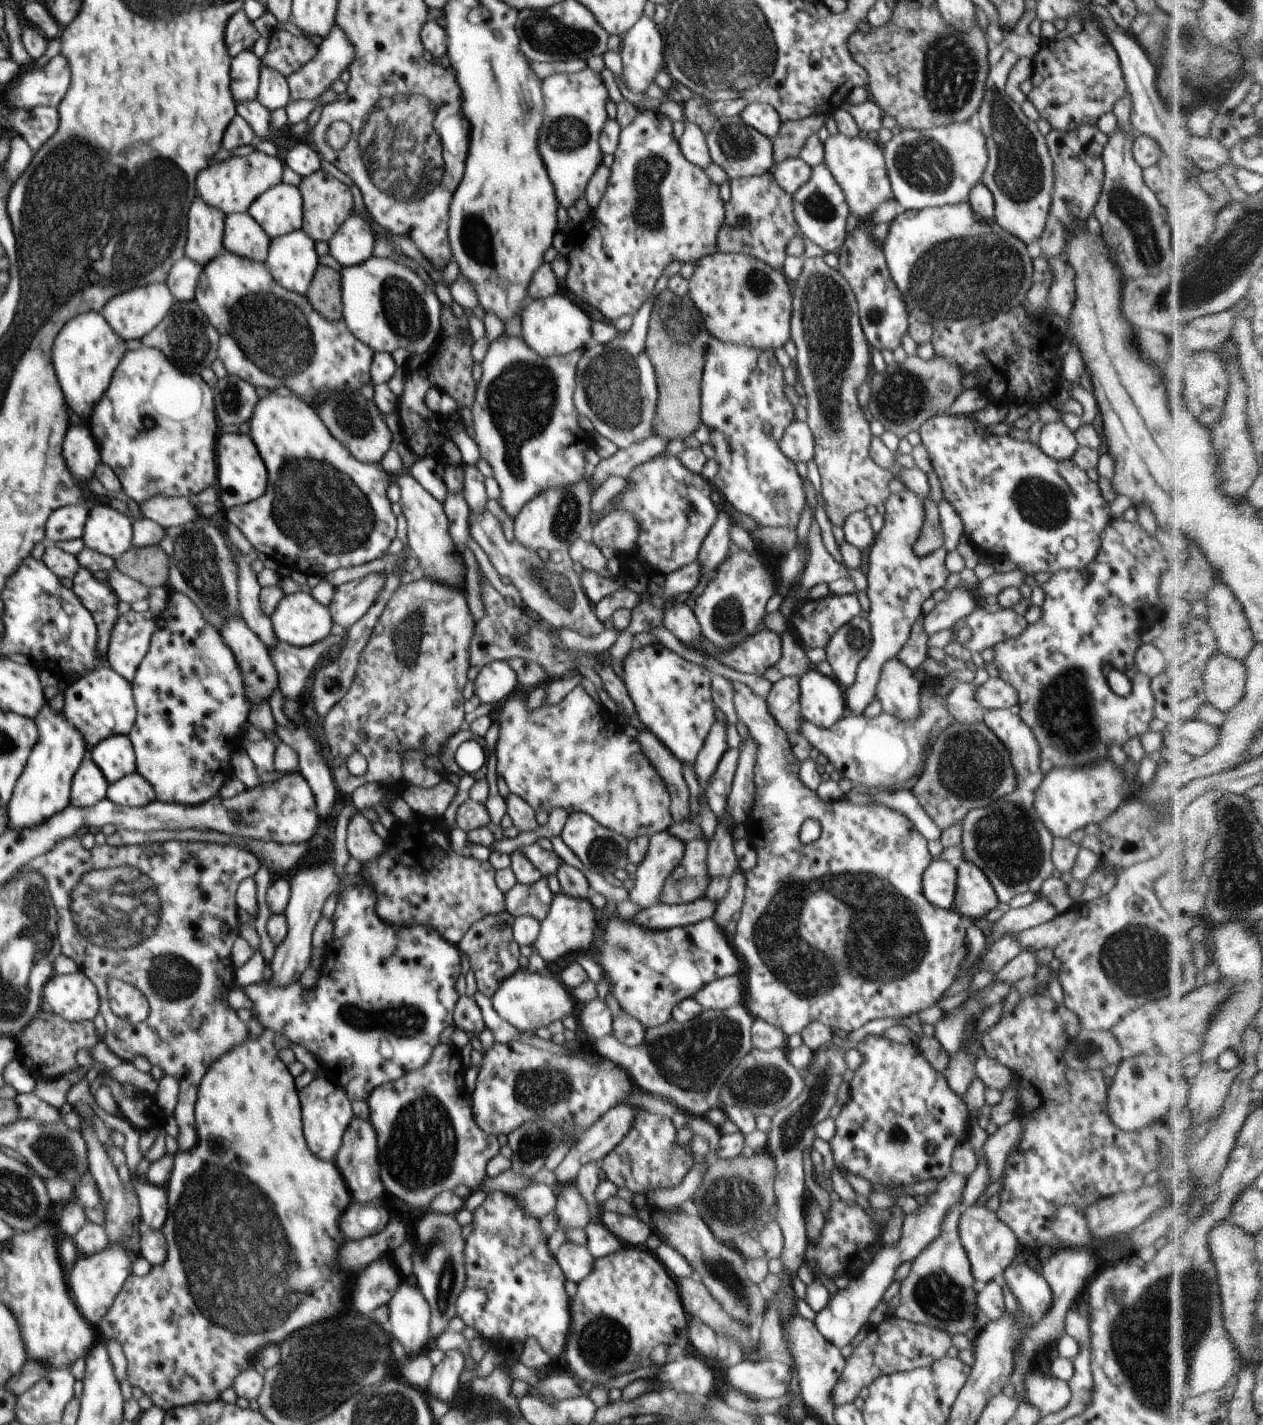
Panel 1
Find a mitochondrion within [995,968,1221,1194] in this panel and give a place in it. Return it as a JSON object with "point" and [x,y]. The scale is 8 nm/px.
{"point":[1087,1049]}

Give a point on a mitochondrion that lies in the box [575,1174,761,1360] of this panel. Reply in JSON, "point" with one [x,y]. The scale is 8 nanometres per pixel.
{"point":[723,1269]}

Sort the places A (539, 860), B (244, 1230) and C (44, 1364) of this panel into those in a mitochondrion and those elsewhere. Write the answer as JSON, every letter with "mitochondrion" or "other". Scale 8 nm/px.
{"A":"other","B":"mitochondrion","C":"other"}

